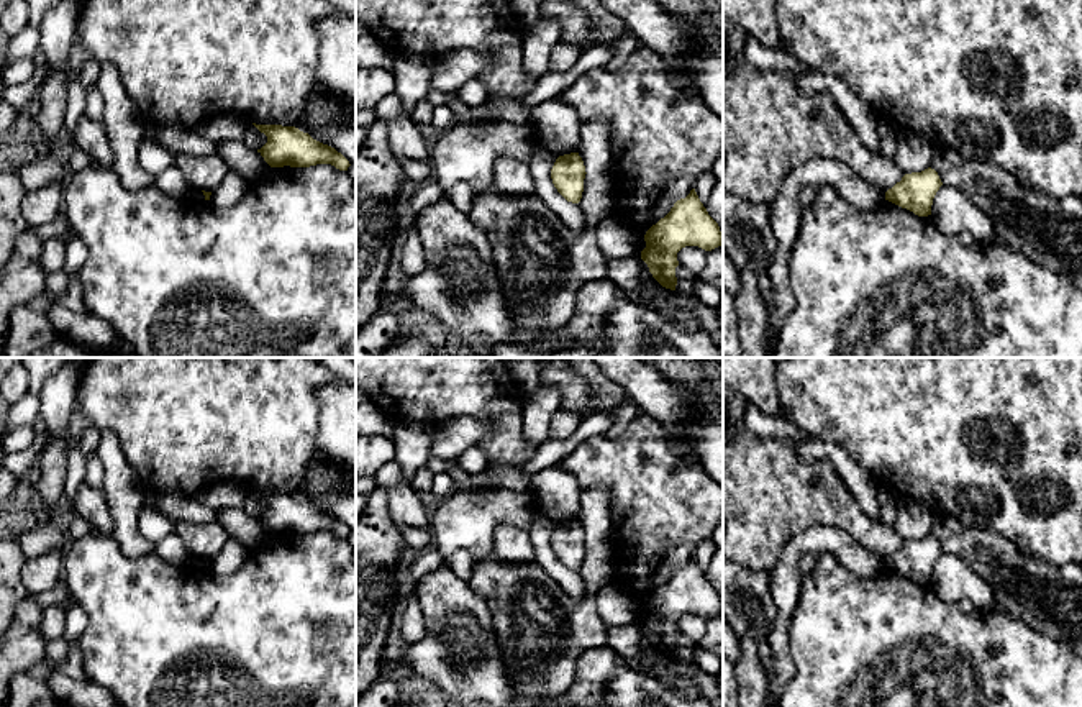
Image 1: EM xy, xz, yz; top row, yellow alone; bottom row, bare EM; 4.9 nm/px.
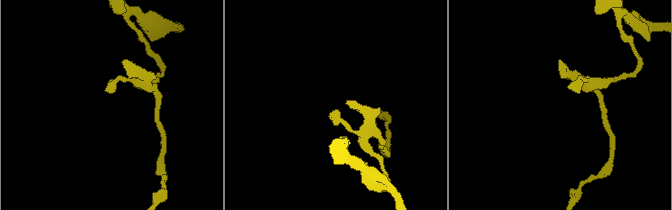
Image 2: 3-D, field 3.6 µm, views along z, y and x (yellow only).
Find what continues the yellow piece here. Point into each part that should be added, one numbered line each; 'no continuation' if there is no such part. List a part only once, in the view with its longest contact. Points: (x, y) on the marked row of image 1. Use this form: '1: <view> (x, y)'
no continuation

